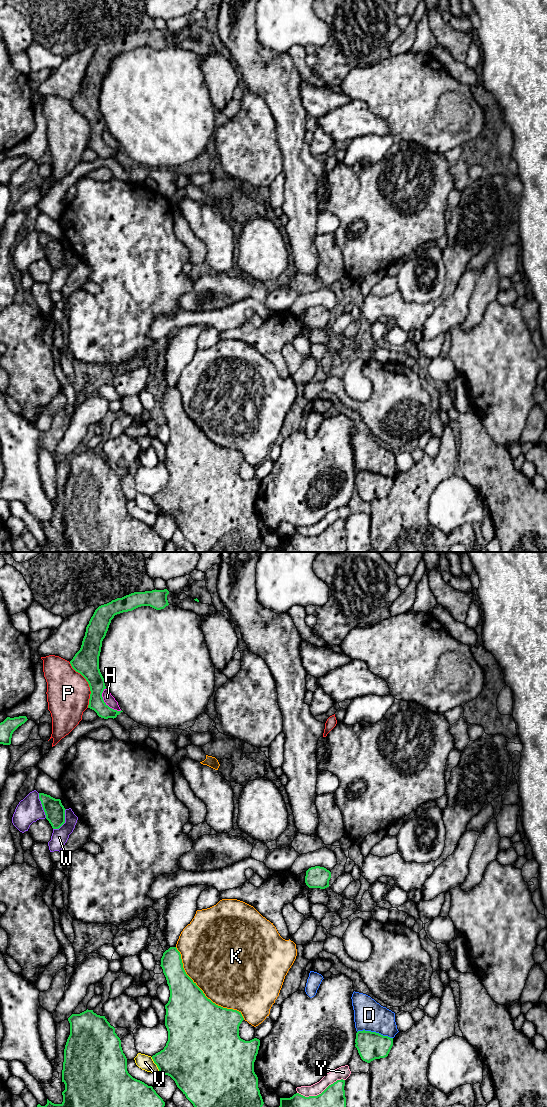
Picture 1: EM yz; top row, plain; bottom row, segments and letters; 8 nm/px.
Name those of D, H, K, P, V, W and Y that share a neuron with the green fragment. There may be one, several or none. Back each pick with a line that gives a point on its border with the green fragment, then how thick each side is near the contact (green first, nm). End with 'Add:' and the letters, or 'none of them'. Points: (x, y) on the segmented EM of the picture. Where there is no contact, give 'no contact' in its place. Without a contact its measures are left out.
Add: none of them

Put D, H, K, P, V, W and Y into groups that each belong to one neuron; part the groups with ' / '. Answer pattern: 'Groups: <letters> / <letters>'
Groups: D / H / K / P / V / W / Y

